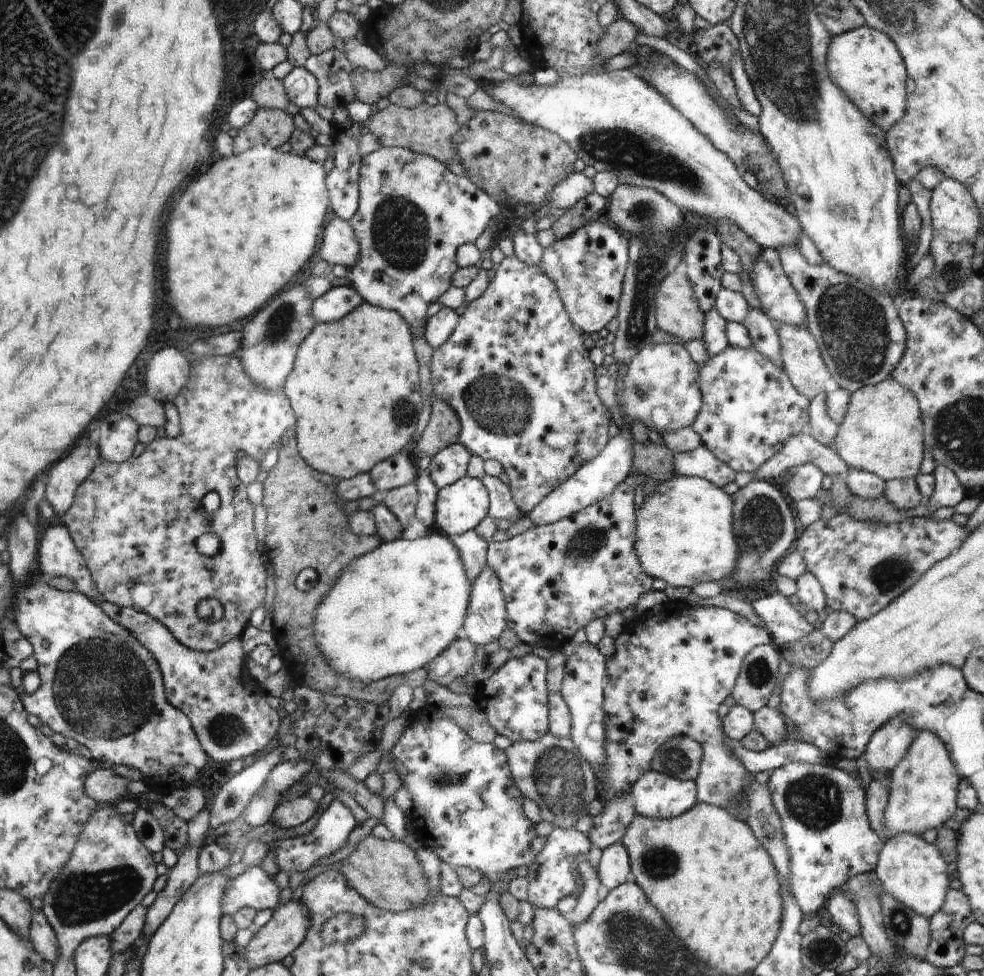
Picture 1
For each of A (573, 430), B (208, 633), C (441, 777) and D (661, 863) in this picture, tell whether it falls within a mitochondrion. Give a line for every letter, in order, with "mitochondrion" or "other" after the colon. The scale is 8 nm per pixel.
A: other
B: other
C: mitochondrion
D: mitochondrion

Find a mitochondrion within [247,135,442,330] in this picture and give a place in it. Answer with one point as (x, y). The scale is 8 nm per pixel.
(399, 229)

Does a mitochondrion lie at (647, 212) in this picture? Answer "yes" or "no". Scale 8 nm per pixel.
yes

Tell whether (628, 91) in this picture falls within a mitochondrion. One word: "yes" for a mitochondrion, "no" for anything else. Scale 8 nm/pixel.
no

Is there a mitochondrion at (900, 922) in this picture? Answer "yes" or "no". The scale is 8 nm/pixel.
yes

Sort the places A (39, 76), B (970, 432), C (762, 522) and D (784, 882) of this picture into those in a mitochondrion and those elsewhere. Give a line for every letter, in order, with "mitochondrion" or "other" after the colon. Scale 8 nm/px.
A: mitochondrion
B: mitochondrion
C: mitochondrion
D: other

